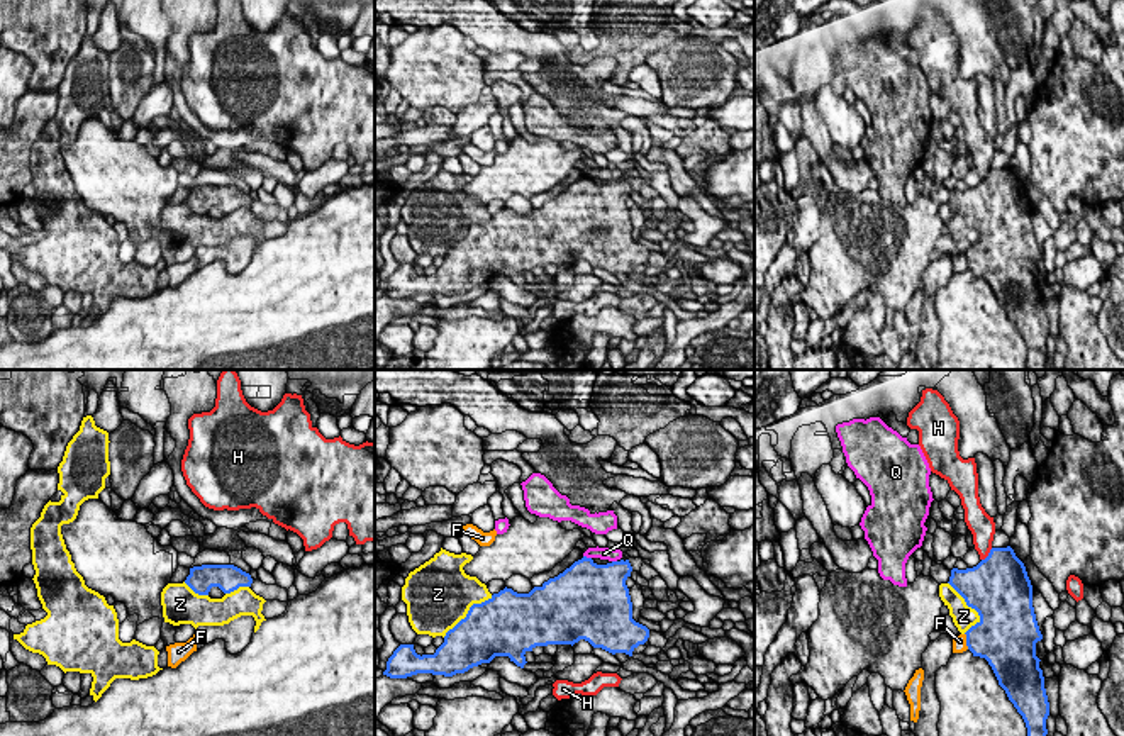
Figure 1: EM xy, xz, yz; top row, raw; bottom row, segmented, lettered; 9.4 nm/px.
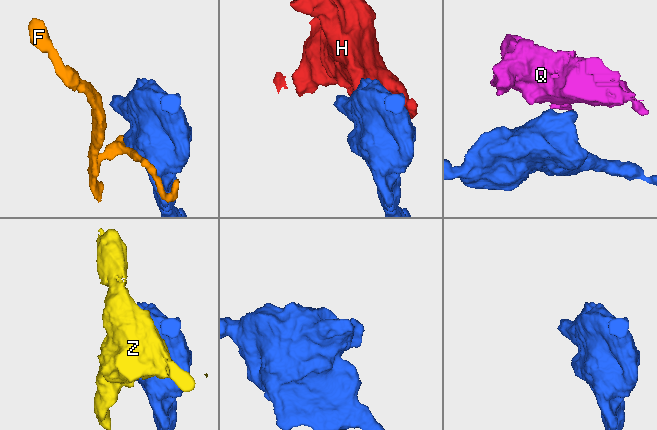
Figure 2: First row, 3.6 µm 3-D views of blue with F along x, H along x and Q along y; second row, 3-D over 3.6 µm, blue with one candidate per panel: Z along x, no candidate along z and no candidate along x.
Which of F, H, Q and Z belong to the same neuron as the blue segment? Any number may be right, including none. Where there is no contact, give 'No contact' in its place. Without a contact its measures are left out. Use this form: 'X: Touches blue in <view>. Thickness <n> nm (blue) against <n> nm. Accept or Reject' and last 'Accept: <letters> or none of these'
F: Touches blue in yz. Thickness 400 nm (blue) against 130 nm. Reject
H: Touches blue in yz. Thickness 480 nm (blue) against 220 nm. Reject
Q: Touches blue in xz. Thickness 420 nm (blue) against 130 nm. Reject
Z: Touches blue in yz. Thickness 500 nm (blue) against 220 nm. Reject
Accept: none of these

